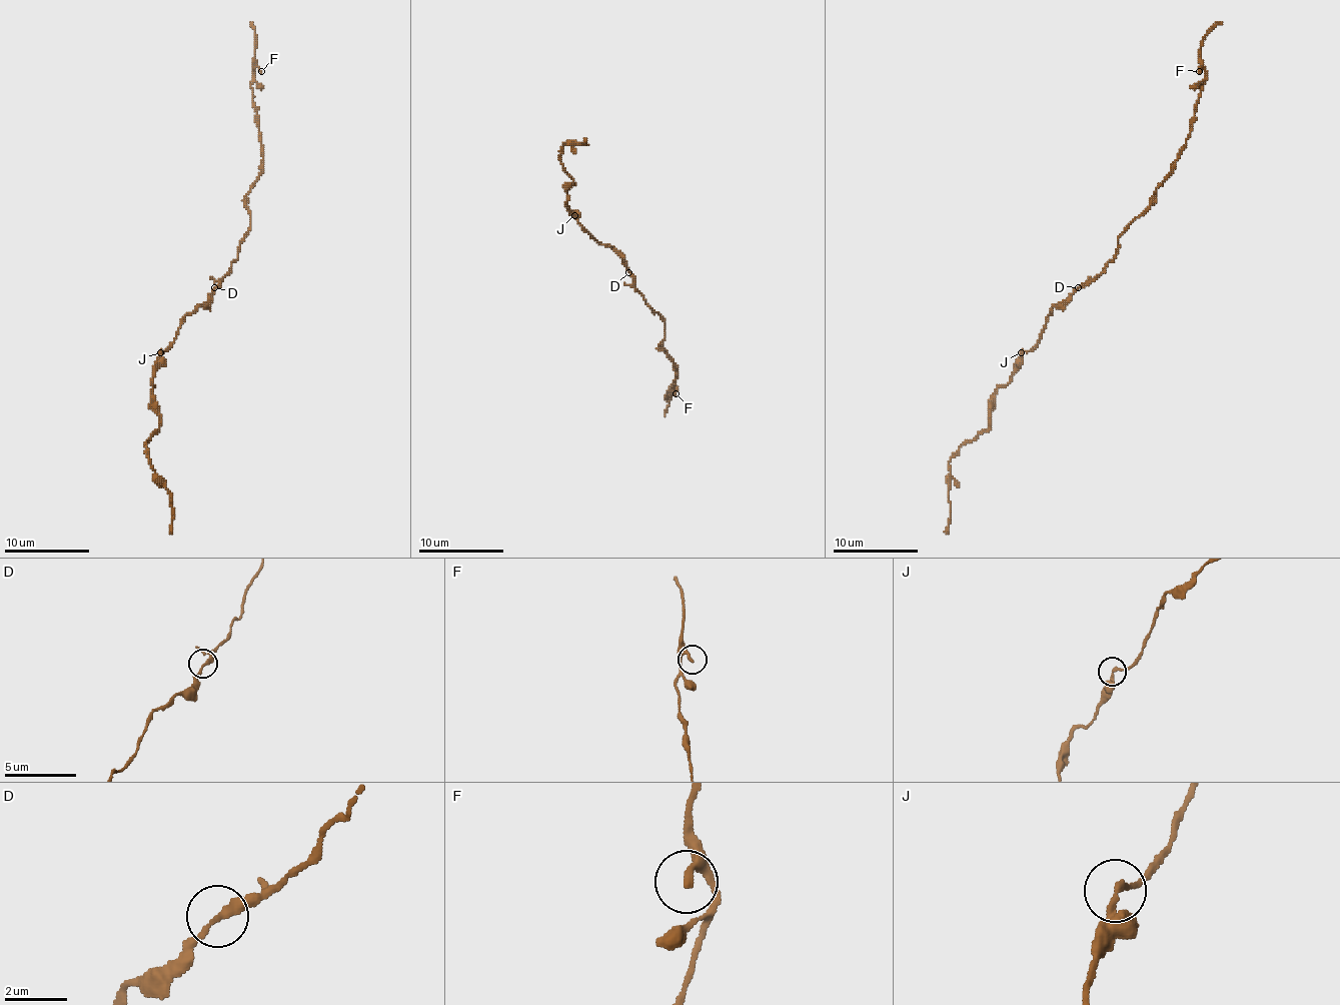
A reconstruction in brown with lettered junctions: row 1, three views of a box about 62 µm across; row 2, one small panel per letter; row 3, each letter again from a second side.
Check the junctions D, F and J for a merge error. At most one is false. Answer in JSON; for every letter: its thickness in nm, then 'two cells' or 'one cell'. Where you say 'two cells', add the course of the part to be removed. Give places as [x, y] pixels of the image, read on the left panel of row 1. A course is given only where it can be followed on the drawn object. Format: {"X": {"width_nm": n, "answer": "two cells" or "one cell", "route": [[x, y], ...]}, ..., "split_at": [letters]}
{"D": {"width_nm": 200, "answer": "one cell"}, "F": {"width_nm": 220, "answer": "one cell"}, "J": {"width_nm": 220, "answer": "one cell"}, "split_at": []}

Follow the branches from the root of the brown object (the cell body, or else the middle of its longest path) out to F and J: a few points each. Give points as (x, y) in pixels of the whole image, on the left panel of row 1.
F: (216, 287), (250, 226), (246, 196), (259, 179), (263, 158), (250, 81), (252, 71), (257, 67), (261, 71)
J: (216, 287), (206, 302), (184, 317), (174, 342), (159, 353)

